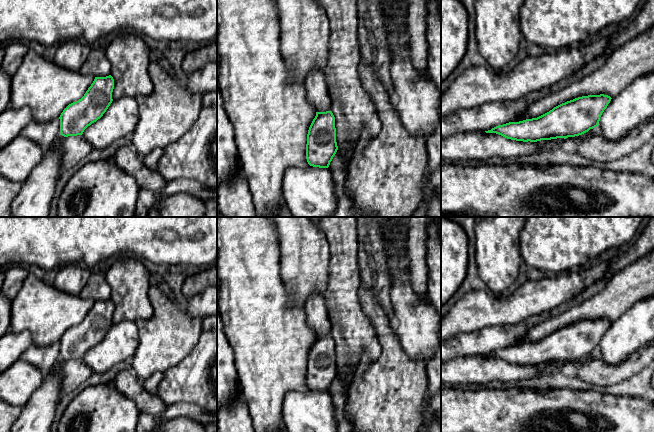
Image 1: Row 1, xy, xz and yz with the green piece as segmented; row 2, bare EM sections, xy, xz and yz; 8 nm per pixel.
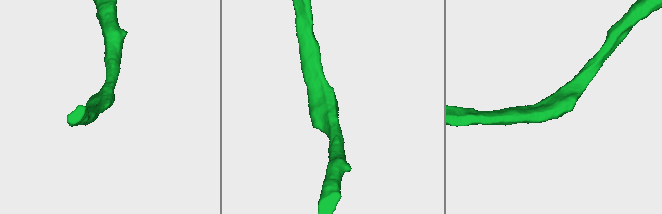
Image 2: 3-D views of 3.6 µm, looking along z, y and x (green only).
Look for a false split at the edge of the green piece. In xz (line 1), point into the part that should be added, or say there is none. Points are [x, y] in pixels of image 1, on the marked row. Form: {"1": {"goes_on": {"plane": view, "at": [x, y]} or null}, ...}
{"1": {"goes_on": null}}

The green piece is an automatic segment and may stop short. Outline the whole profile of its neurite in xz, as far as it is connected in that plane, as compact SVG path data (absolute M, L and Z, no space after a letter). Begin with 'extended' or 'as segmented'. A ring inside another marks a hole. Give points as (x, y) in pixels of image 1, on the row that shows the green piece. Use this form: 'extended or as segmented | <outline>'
as segmented | M331 111L316 112L307 134L306 159L310 166L328 168L338 150L335 117Z

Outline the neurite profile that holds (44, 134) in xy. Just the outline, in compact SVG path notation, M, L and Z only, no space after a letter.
M60 119L48 122L37 122L32 120L21 132L21 135L37 143L45 152L60 136Z

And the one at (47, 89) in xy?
M32 49L12 76L9 106L28 107L37 122L60 117L71 103L81 99L95 77L60 67Z

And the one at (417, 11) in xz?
M407 0L407 33L409 36L409 54L415 69L427 72L428 43L426 39L428 21L428 3L430 0Z

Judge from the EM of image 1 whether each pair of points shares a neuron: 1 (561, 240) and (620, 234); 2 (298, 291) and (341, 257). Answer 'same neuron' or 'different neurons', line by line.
1: same neuron
2: different neurons

